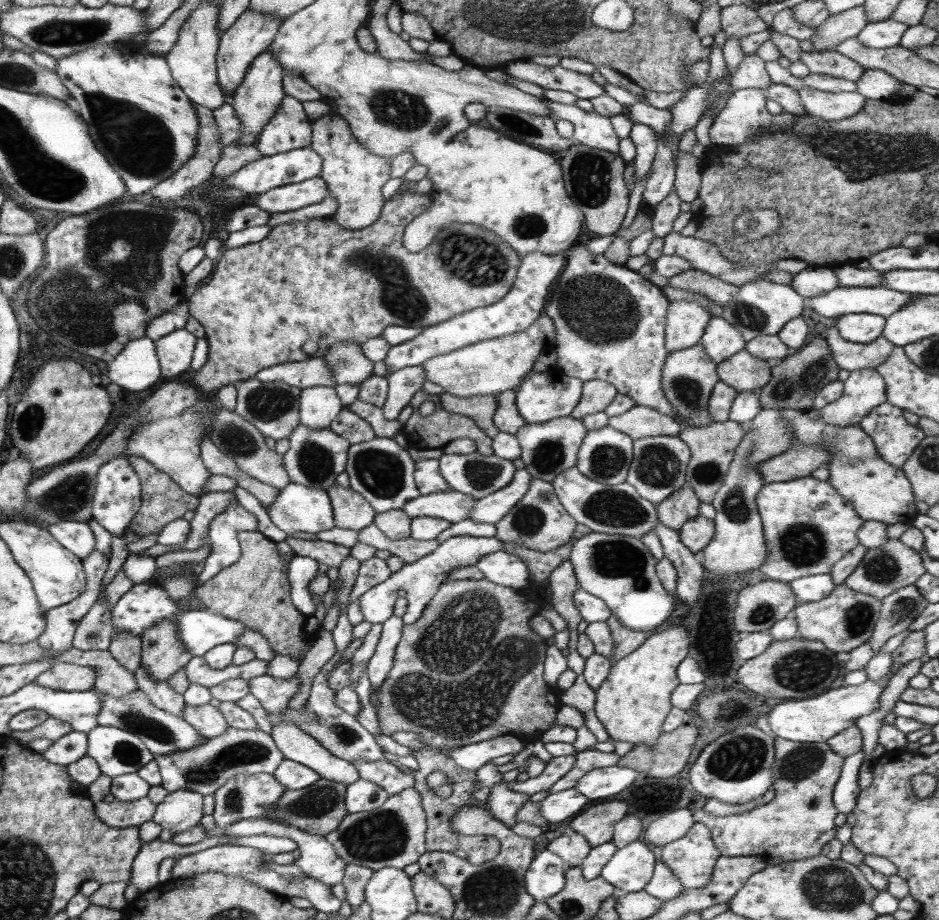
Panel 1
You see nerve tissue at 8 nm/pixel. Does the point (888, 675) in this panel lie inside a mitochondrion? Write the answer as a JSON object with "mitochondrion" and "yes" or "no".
{"mitochondrion":"no"}

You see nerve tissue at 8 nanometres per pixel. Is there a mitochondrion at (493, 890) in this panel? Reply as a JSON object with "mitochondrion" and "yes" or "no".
{"mitochondrion":"yes"}

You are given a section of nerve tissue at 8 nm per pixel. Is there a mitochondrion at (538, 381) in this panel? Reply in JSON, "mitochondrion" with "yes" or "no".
{"mitochondrion":"no"}

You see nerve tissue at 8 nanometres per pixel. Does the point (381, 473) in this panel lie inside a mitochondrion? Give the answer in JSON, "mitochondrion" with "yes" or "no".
{"mitochondrion":"yes"}

